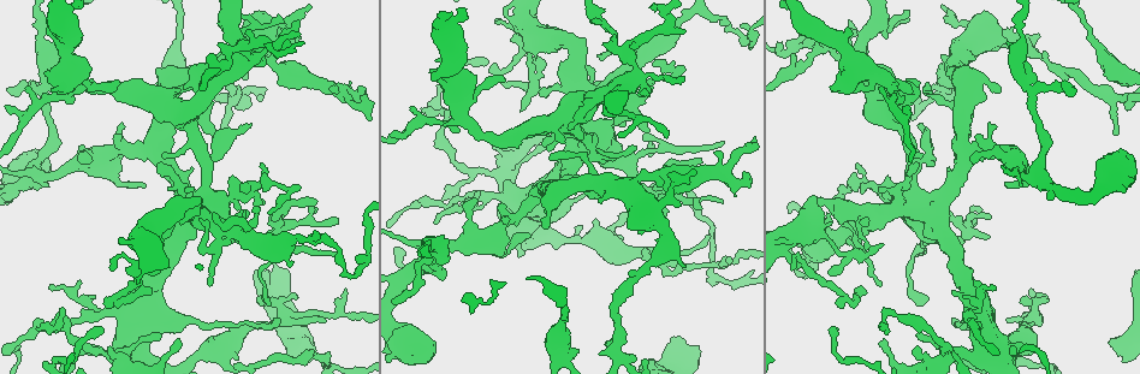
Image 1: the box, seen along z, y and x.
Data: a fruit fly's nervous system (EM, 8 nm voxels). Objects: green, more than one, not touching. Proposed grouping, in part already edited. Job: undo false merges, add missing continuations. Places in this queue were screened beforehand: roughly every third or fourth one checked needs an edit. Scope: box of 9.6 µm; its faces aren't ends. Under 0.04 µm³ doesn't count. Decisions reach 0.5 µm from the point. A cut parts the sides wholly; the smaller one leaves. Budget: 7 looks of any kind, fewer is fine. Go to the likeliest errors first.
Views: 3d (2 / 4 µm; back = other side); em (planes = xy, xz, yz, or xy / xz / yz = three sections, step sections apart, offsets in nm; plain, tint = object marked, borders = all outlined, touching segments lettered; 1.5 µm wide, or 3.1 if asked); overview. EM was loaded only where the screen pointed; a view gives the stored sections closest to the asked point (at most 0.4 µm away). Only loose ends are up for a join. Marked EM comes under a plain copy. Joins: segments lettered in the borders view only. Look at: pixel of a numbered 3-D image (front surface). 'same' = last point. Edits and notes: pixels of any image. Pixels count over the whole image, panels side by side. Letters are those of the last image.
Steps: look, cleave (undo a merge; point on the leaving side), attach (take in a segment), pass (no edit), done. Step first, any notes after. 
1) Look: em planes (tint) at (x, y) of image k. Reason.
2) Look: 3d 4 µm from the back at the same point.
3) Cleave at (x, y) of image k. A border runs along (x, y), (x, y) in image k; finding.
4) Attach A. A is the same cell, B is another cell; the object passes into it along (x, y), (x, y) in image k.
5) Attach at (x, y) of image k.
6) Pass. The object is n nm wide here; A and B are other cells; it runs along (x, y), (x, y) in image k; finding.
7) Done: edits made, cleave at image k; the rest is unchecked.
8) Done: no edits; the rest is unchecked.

Look: 3d 4 µm from the back at (88, 158) of image 1. An open end.

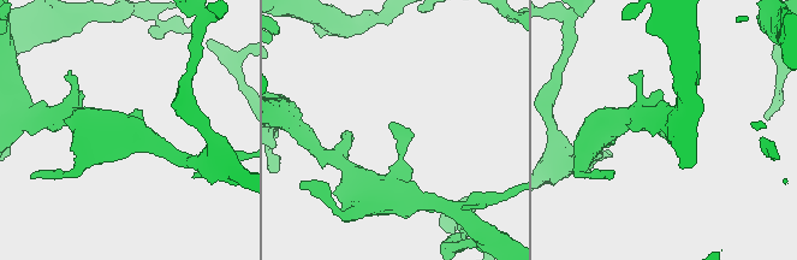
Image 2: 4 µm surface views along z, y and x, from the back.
Look: em planes (borders) at (393, 125) of image 2.

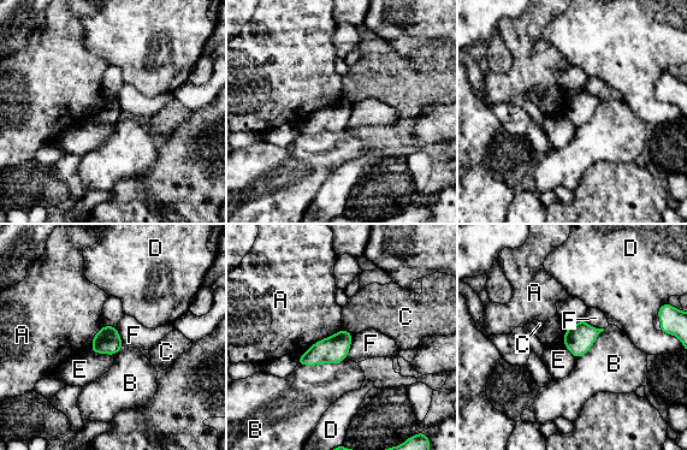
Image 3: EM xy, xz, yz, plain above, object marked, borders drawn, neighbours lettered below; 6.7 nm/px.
Pass. A, B, C, D, E and F are other cells; a border runs along (353, 335), (345, 357) in image 3; no lettered segment goes on from it.

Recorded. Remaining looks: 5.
Look: 3d 4 µm at (201, 115) of image 1. Abrupt turn.

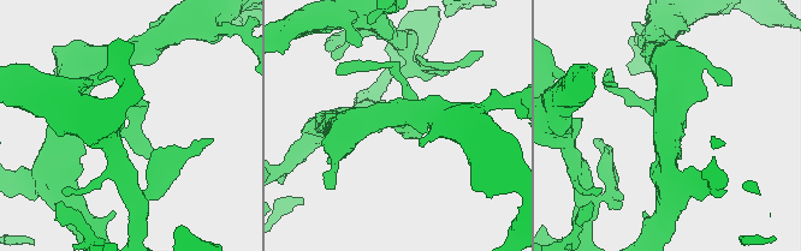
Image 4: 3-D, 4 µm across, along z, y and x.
Look: em xz step 4 (borders) at (400, 127) of image 4.

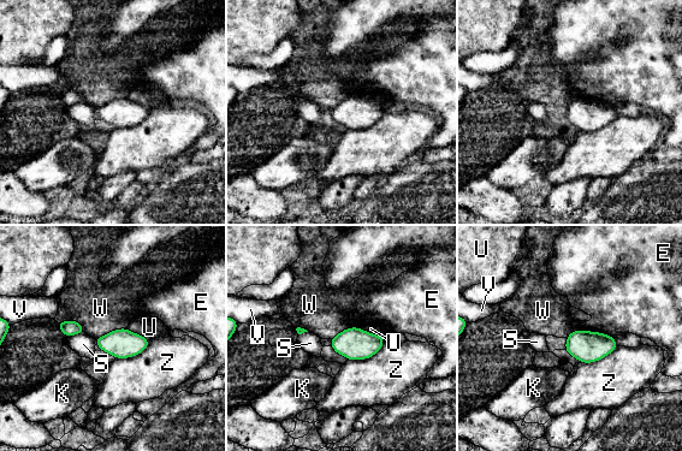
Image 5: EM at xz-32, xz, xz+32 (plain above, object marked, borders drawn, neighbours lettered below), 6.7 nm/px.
Pass. E, K, S, U, V, W and Z are other cells; a border runs along (57, 321), (76, 320), (86, 332) in image 5; continuous, no second cell.

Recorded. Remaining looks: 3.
Look: em planes (borders) at (301, 37) of image 1. An open end.

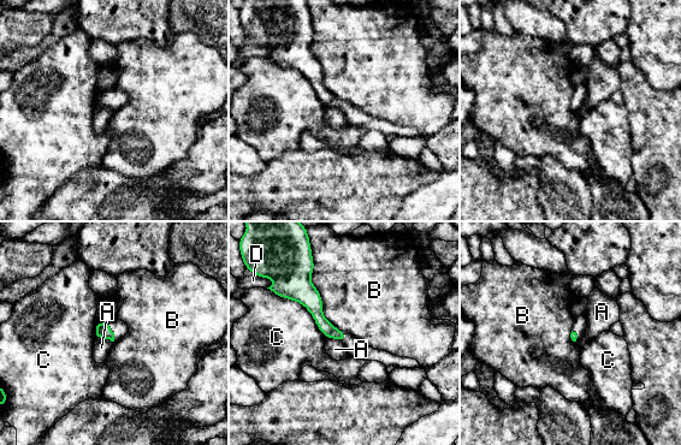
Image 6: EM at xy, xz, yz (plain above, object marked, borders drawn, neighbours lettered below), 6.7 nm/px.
Pass. A, B, C and D are other cells; no lettered segment goes on from it.

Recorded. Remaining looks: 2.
Done: no edits; the rest is unchecked.

